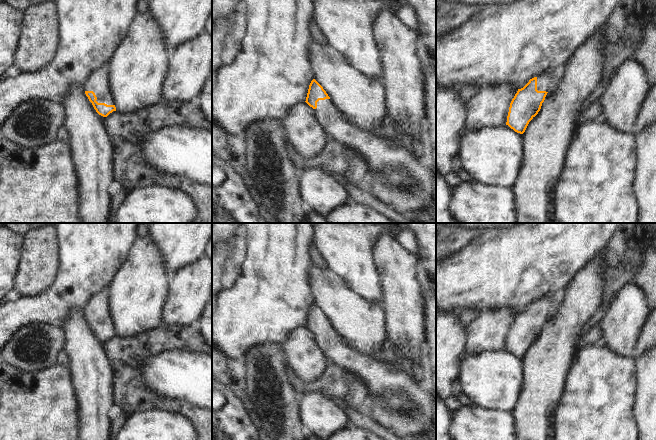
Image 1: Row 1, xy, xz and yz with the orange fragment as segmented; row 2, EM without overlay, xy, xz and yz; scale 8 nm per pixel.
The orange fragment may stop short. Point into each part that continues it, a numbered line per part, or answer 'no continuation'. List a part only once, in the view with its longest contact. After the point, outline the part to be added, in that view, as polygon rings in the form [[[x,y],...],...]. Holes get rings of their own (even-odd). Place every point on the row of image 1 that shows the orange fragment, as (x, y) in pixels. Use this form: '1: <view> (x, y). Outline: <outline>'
1: xy (98, 81). Outline: [[[108,62],[99,66],[90,73],[83,84],[85,91],[93,91],[98,103],[114,105],[113,96],[109,86]]]

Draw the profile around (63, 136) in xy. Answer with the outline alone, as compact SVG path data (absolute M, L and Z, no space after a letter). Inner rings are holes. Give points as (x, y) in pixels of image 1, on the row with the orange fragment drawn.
M65 125L61 129L58 129L58 140L63 141L66 144L70 144L70 138L68 136L68 130Z

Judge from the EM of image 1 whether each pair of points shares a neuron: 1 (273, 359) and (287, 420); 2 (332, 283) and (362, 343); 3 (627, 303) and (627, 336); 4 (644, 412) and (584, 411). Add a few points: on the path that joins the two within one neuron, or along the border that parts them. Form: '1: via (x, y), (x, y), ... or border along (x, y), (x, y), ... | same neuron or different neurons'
1: via (273, 374), (275, 386), (281, 392), (281, 405) | same neuron
2: via (335, 298), (362, 328) | same neuron
3: via (627, 311), (627, 328) | same neuron
4: border along (636, 389), (634, 416), (639, 429) | different neurons

